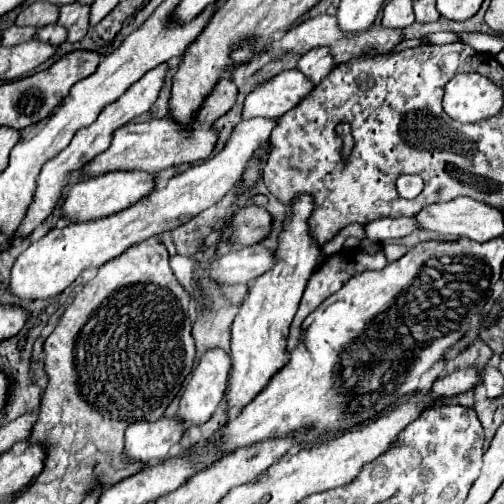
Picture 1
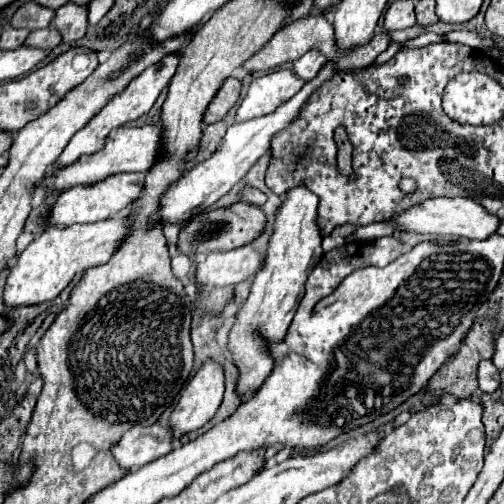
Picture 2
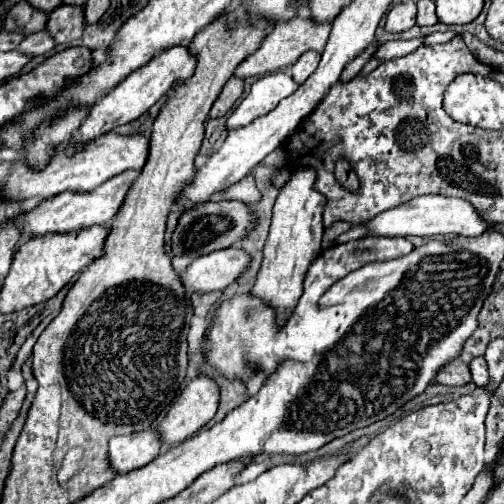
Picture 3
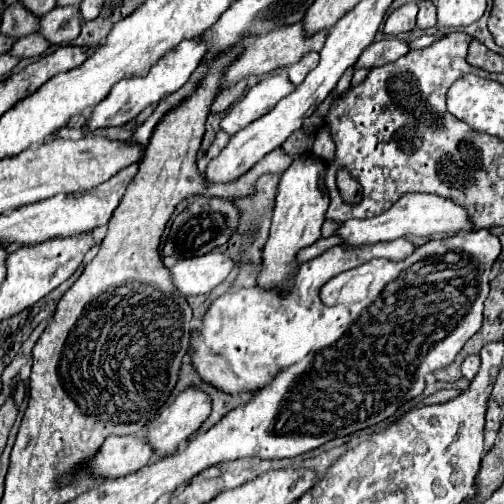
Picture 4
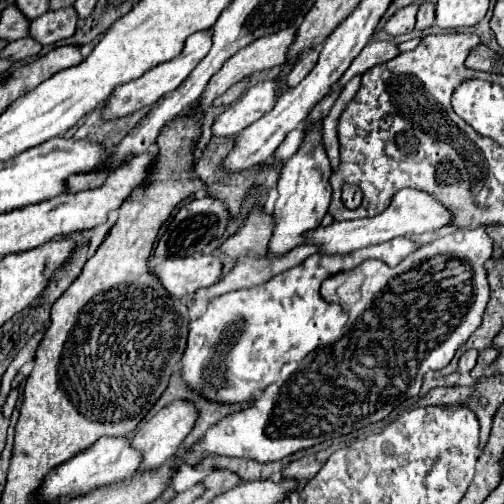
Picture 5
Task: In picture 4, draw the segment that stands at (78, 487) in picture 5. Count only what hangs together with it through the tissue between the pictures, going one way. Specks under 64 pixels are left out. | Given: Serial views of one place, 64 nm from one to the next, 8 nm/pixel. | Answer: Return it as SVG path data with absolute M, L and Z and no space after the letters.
M140 434L108 436L104 446L84 468L84 472L102 478L118 478L138 472L152 460L152 456L152 446Z

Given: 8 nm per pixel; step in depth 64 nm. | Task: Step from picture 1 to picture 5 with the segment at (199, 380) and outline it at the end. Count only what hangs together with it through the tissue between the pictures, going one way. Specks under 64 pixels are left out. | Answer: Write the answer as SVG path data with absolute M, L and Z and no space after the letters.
M174 400L174 402L170 402L166 408L162 408L156 416L152 416L150 420L146 420L146 422L136 430L136 434L134 434L134 438L132 438L132 446L138 448L138 450L144 454L142 468L140 468L138 472L142 472L142 470L146 470L146 468L158 468L158 466L164 464L168 458L172 458L172 456L176 454L176 450L180 448L180 444L184 442L184 438L186 438L186 436L190 434L190 430L194 428L196 420L198 420L198 408L196 408L194 402L190 402L190 400Z

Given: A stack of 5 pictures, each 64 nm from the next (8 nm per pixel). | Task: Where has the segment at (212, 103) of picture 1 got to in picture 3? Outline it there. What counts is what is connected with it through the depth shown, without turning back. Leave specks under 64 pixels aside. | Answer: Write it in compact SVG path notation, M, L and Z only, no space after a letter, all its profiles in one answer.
M232 76L232 78L224 84L224 88L222 88L220 96L216 98L216 102L212 104L210 118L220 118L220 116L224 116L224 114L234 106L234 102L242 96L242 92L244 92L244 80Z

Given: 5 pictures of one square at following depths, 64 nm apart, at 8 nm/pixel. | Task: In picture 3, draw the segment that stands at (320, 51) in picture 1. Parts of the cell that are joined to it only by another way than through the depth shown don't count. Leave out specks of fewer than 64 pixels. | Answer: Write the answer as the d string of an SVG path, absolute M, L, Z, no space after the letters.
M310 50L310 52L306 52L292 68L290 68L290 72L292 72L292 78L298 82L298 84L304 84L306 82L306 78L318 68L318 62L320 62L320 54L318 52L314 52L314 50Z

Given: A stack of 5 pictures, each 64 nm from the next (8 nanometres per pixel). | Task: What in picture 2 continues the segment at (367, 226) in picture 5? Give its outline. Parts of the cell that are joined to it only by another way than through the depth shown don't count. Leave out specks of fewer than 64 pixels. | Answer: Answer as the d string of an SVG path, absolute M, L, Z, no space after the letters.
M430 198L422 204L412 206L404 214L392 218L402 232L418 232L418 234L442 234L442 236L464 236L474 240L484 240L492 236L498 226L500 218L486 212L486 208L470 198Z

